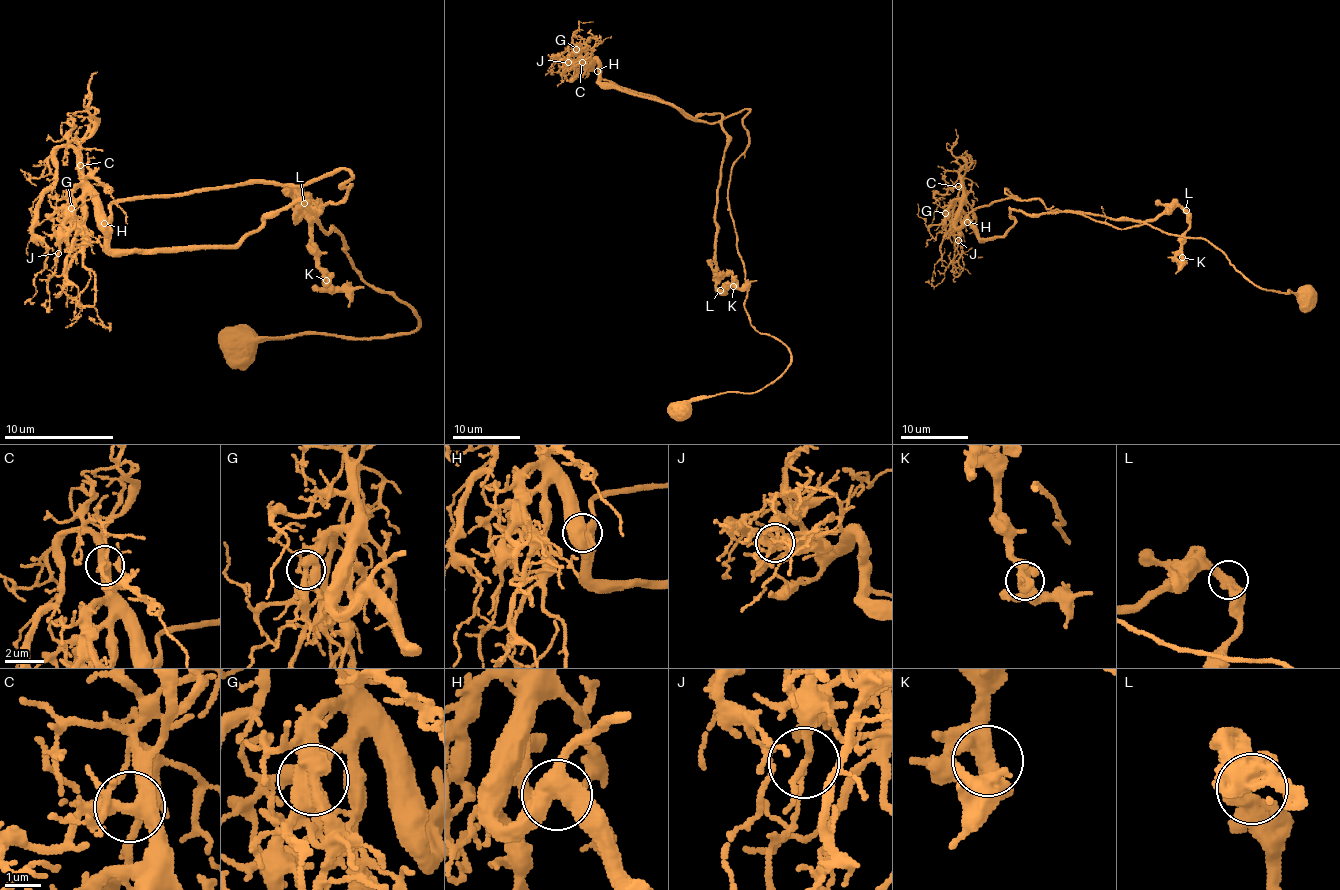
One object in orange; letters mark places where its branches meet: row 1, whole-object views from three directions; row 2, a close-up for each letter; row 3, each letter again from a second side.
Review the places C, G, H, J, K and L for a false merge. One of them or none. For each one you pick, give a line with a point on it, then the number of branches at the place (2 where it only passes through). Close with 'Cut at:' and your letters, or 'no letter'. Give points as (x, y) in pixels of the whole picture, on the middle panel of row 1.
Cut at: no letter

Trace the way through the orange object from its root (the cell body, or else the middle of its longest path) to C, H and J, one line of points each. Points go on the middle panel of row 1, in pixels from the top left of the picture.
C: (678, 407), (757, 392), (791, 360), (745, 310), (728, 183), (749, 109), (693, 121), (582, 62)
H: (678, 407), (757, 392), (791, 360), (745, 310), (728, 183), (749, 143), (749, 109), (693, 121), (597, 71)
J: (678, 407), (757, 392), (791, 360), (745, 310), (728, 183), (749, 109), (693, 121), (568, 62)

